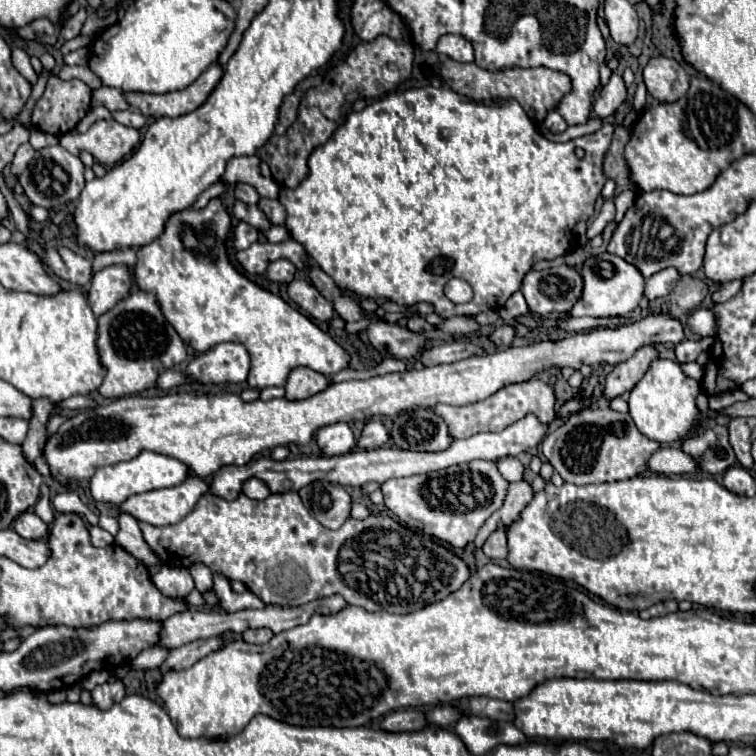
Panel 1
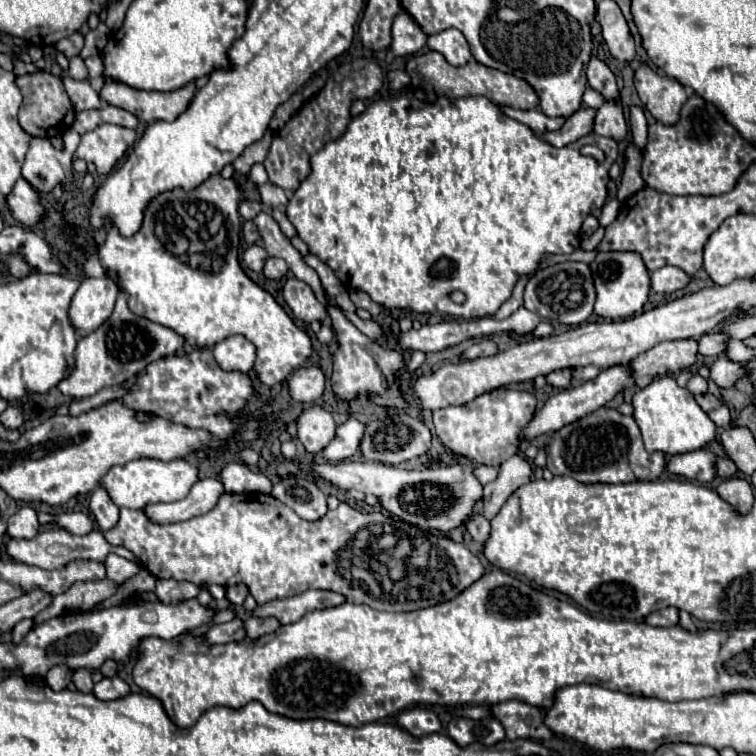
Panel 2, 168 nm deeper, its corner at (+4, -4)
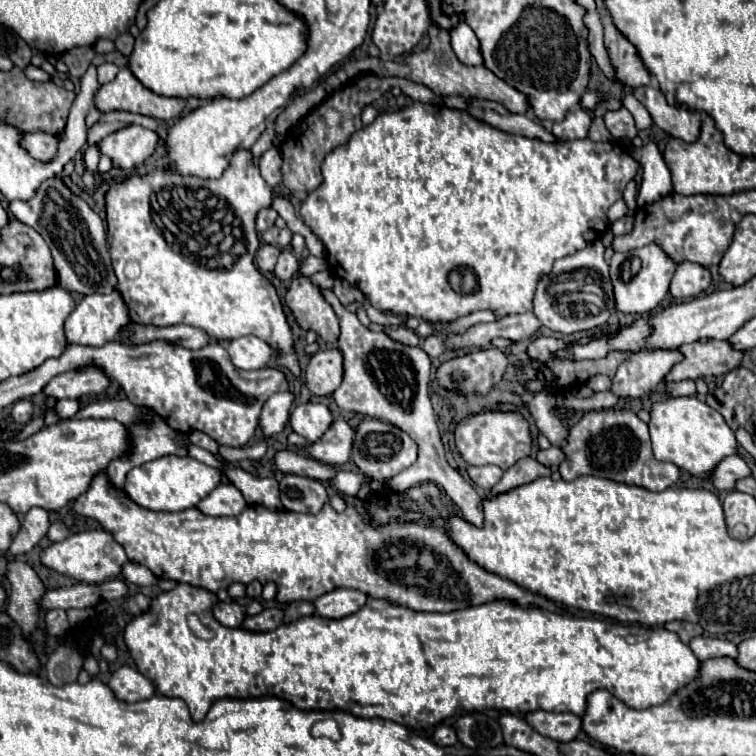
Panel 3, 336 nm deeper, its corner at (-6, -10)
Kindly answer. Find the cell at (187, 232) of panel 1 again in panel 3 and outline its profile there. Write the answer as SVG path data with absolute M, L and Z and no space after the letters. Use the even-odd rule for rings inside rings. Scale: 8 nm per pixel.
M238 149L232 155L232 163L228 163L228 167L226 167L226 171L220 179L200 179L200 177L192 177L192 175L176 175L172 171L172 167L162 167L162 169L154 169L154 171L146 173L144 177L130 175L124 181L116 181L114 185L110 185L110 189L106 191L106 223L108 223L110 257L112 257L114 273L118 277L118 291L120 291L124 303L130 309L132 321L136 323L136 319L138 319L144 325L156 325L156 327L186 323L186 325L192 325L192 327L202 327L216 341L232 341L232 339L242 337L242 335L256 335L278 351L278 363L280 365L288 367L292 373L298 373L300 367L298 367L298 359L296 359L294 347L292 347L292 331L290 331L290 325L284 317L278 293L272 287L272 283L254 267L254 251L252 249L260 247L258 231L256 231L254 221L256 221L258 211L264 209L264 207L270 207L270 203L272 203L272 187L268 187L268 183L262 179L262 175L258 171L258 165L252 161L252 153L248 149Z

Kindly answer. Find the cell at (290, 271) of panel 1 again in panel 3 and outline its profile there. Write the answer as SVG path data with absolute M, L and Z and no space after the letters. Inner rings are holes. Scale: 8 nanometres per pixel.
M290 247L282 249L282 253L278 257L278 263L276 263L276 269L274 269L276 277L278 279L292 279L294 273L296 273L296 269L298 269L298 259L294 257L292 249Z

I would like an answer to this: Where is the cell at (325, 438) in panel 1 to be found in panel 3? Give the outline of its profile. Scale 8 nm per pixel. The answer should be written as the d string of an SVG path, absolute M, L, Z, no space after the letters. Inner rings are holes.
M298 403L290 411L290 427L306 437L308 441L318 441L322 433L332 425L332 413L326 405L322 403Z

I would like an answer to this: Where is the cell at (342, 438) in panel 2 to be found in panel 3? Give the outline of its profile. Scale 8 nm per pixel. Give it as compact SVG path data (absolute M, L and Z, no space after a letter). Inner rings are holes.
M334 421L332 427L328 427L328 431L318 441L308 443L304 451L320 463L344 465L350 459L352 437L354 429L346 421Z

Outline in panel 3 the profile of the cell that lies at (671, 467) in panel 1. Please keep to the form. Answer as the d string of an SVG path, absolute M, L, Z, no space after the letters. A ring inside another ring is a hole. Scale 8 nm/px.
M730 455L726 457L712 473L712 483L716 489L724 489L724 491L732 491L736 487L738 479L750 477L750 467L746 465L746 461L740 455Z

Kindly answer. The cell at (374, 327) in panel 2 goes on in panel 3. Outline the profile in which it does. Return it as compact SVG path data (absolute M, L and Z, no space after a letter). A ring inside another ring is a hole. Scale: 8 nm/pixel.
M408 327L392 329L392 331L388 331L388 335L390 335L392 339L396 339L396 341L404 343L404 345L418 345L418 343L420 343L418 335L416 335L412 329L408 329Z

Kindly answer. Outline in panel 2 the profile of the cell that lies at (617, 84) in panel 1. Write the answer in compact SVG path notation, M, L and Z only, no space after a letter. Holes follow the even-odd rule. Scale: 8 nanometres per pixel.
M582 107L572 117L566 119L566 123L562 125L560 131L544 133L544 139L550 141L550 145L554 145L554 147L564 147L568 143L574 143L594 129L594 117L596 117L596 109Z

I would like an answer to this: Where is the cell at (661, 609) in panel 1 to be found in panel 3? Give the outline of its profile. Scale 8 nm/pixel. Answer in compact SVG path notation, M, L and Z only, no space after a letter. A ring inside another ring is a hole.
M670 621L664 625L668 631L676 633L680 637L682 643L690 643L690 639L698 637L704 633L704 629L700 625L694 625L694 623L686 623L686 621Z

